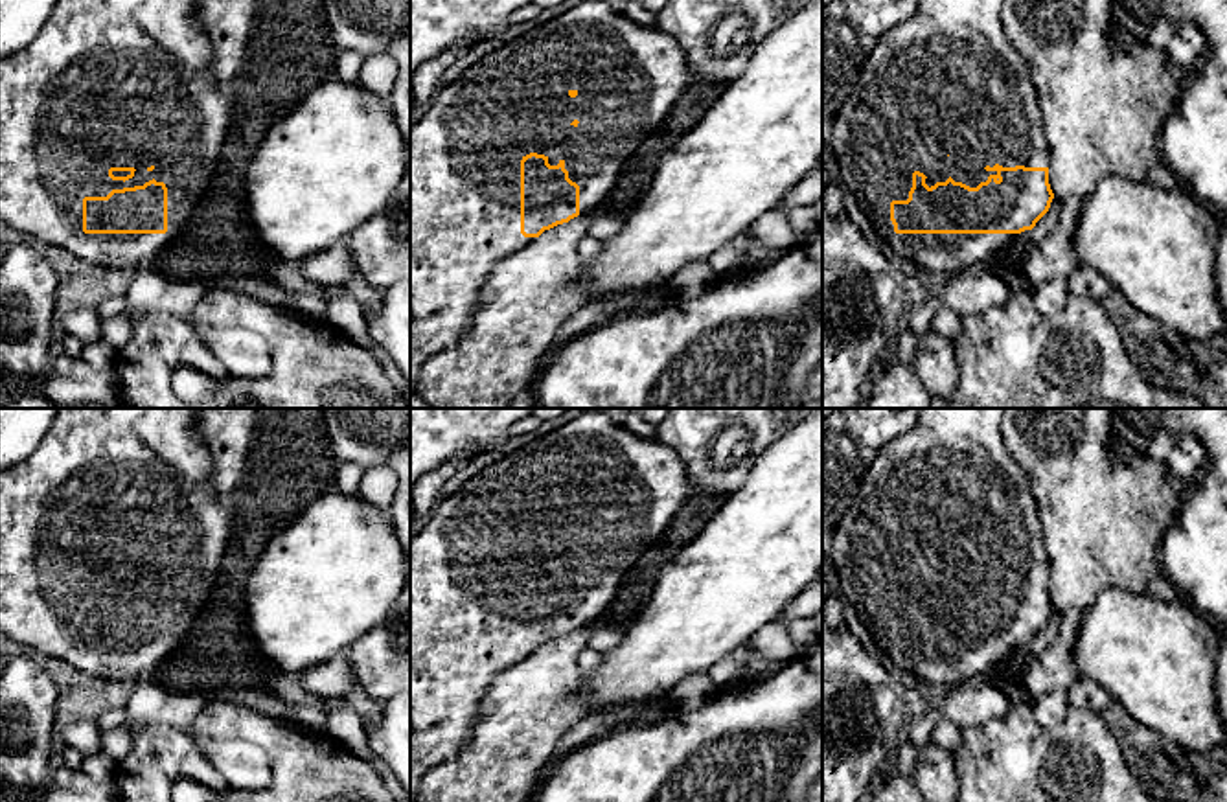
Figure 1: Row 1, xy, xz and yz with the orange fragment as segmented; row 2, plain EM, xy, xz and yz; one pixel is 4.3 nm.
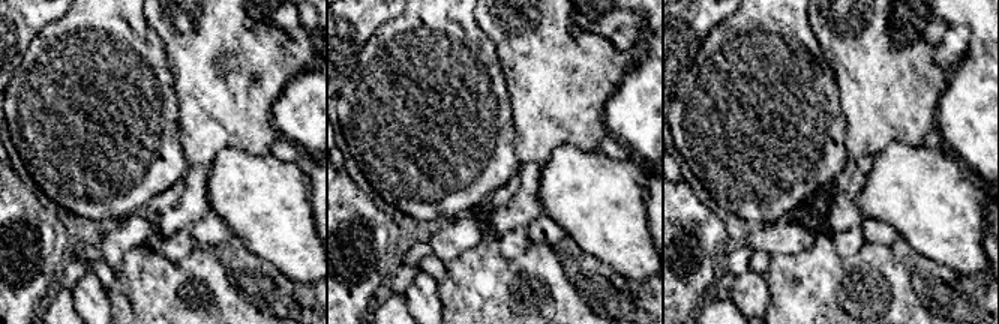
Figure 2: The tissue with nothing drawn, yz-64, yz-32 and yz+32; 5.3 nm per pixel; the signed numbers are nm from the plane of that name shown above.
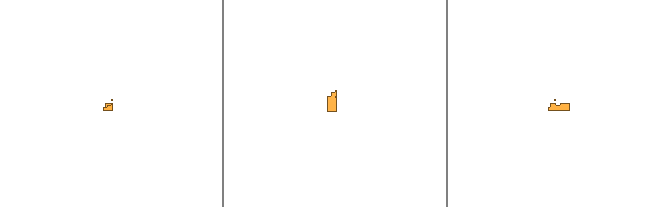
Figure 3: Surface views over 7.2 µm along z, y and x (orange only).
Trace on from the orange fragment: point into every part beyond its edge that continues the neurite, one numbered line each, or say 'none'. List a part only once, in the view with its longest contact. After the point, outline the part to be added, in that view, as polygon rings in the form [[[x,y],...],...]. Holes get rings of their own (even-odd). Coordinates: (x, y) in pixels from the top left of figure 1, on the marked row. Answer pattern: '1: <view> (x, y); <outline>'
1: yz (948, 81); [[[922,0],[916,13],[909,20],[889,29],[874,46],[870,57],[863,66],[863,75],[857,79],[850,97],[843,103],[831,123],[831,149],[839,166],[843,186],[855,197],[861,212],[870,221],[877,235],[892,248],[892,252],[901,256],[903,259],[909,259],[912,265],[929,272],[936,280],[949,278],[979,265],[980,261],[997,254],[1004,245],[1008,245],[1015,237],[1015,234],[896,234],[890,221],[890,202],[909,199],[909,191],[912,188],[912,173],[923,173],[927,177],[925,184],[929,188],[936,182],[946,182],[949,177],[955,182],[977,188],[980,182],[986,182],[990,175],[997,175],[997,171],[993,169],[986,171],[986,166],[993,167],[995,164],[999,164],[1003,167],[1049,167],[1050,164],[1038,92],[1023,55],[1004,33],[1003,6],[1004,0]]]

